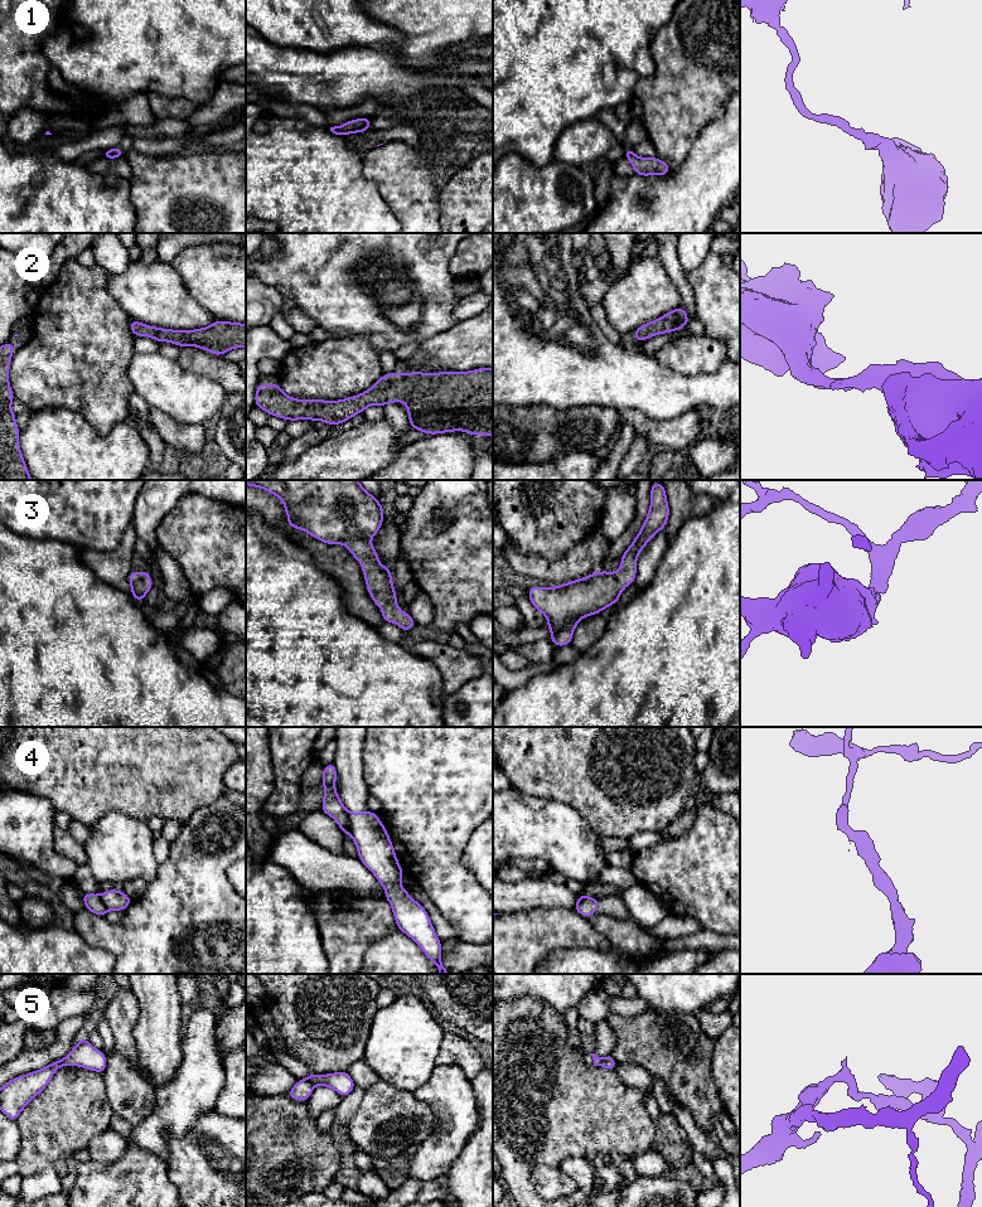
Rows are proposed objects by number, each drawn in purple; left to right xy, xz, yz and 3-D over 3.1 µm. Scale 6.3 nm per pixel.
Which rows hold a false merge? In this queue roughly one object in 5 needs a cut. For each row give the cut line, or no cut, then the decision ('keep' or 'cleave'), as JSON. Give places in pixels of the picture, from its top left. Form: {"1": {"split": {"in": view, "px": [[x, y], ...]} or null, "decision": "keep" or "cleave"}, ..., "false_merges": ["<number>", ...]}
{"1": {"split": null, "decision": "keep"}, "2": {"split": null, "decision": "keep"}, "3": {"split": null, "decision": "keep"}, "4": {"split": {"in": "xz", "px": [[348, 813], [349, 833]]}, "decision": "cleave"}, "5": {"split": {"in": "xz", "px": [[306, 1079], [313, 1085]]}, "decision": "cleave"}, "false_merges": ["4", "5"]}

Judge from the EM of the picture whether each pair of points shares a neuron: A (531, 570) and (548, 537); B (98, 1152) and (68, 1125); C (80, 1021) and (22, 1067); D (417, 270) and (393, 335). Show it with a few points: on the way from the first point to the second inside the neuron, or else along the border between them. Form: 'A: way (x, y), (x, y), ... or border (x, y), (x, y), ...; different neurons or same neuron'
A: border (512, 543), (552, 561), (569, 551); different neurons
B: border (109, 1126), (97, 1134), (85, 1148); different neurons
C: way (64, 1036), (64, 1040), (49, 1055), (37, 1058); same neuron
D: way (417, 292), (417, 315), (424, 324), (416, 334); same neuron

